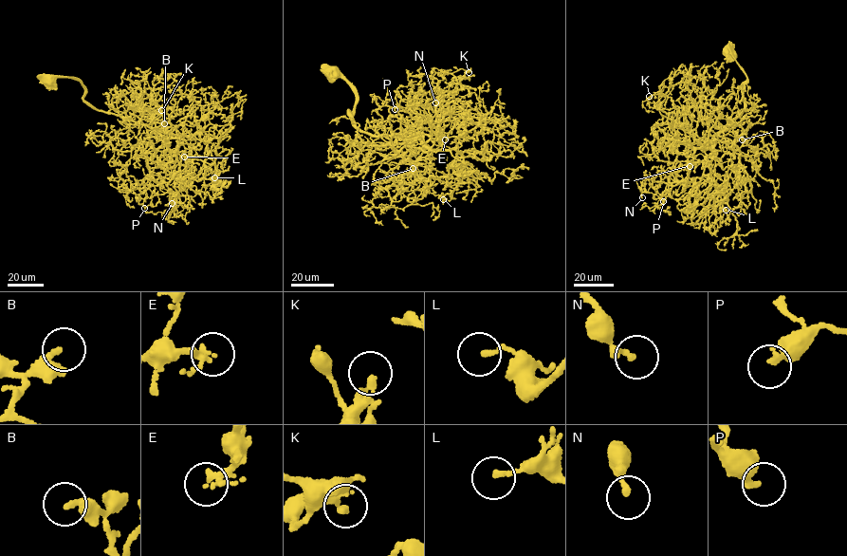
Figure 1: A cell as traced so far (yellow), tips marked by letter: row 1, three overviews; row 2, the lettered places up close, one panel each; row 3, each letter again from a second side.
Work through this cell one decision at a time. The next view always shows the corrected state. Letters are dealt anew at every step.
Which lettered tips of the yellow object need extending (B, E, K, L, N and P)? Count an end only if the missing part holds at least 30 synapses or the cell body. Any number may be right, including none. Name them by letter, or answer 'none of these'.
none of these

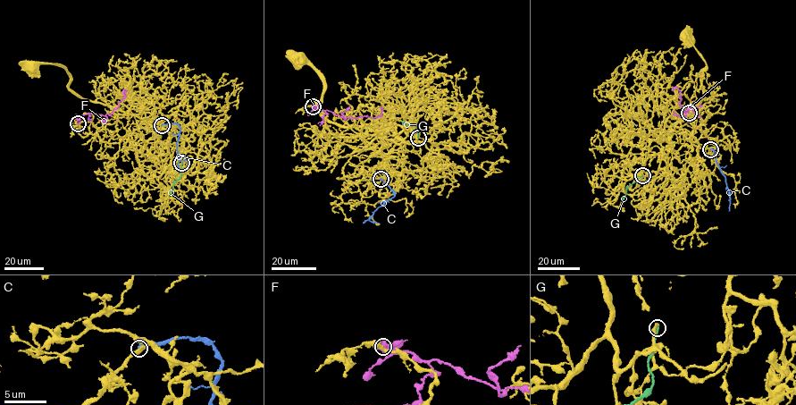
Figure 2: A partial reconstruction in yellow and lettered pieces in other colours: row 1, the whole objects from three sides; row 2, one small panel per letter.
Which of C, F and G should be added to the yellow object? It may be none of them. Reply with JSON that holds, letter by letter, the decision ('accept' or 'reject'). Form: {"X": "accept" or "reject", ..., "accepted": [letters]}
{"C": "reject", "F": "reject", "G": "reject", "accepted": []}

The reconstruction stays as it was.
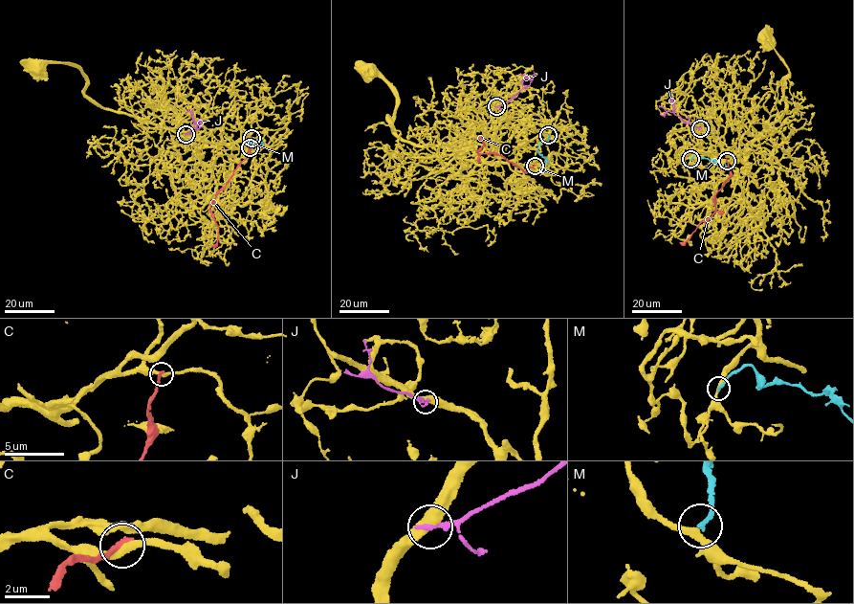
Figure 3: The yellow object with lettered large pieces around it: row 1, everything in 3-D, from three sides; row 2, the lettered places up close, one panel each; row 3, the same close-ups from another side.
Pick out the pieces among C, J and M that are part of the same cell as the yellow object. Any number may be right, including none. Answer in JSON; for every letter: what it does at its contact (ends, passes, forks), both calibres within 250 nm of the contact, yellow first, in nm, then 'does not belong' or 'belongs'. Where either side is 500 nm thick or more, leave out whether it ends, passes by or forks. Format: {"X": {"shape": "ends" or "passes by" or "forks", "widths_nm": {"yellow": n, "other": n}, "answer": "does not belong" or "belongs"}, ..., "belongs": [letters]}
{"C": {"shape": "ends", "widths_nm": {"yellow": 280, "other": 260}, "answer": "does not belong"}, "J": {"shape": "ends", "widths_nm": {"yellow": 440, "other": 280}, "answer": "does not belong"}, "M": {"shape": "ends", "widths_nm": {"yellow": 280, "other": 200}, "answer": "belongs"}, "belongs": ["M"]}

